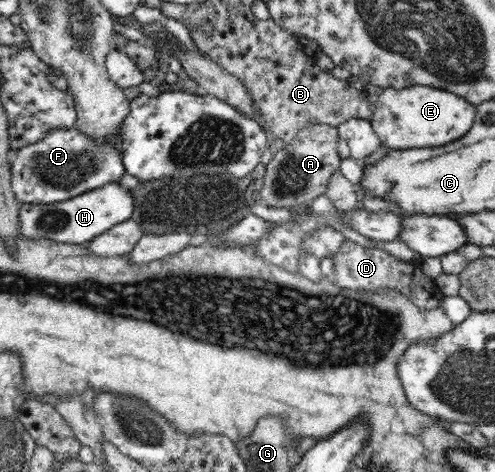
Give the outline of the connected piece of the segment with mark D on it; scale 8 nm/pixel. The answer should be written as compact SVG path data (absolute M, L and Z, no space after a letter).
M345 240L344 245L331 257L334 262L331 279L342 288L354 291L375 291L376 293L382 289L393 289L399 291L420 309L428 311L440 304L442 295L436 288L435 280L422 273L420 259L403 261L383 249L364 248L350 240Z

